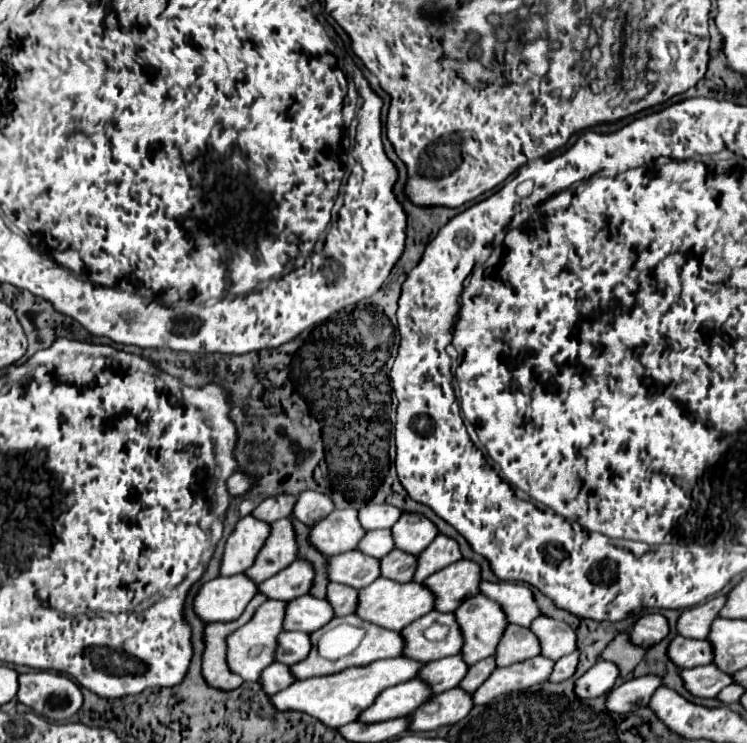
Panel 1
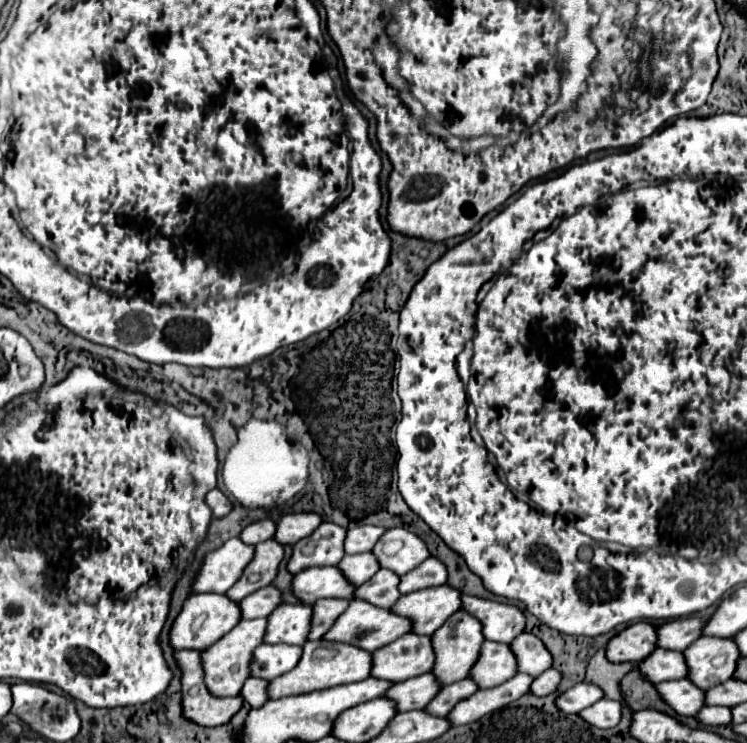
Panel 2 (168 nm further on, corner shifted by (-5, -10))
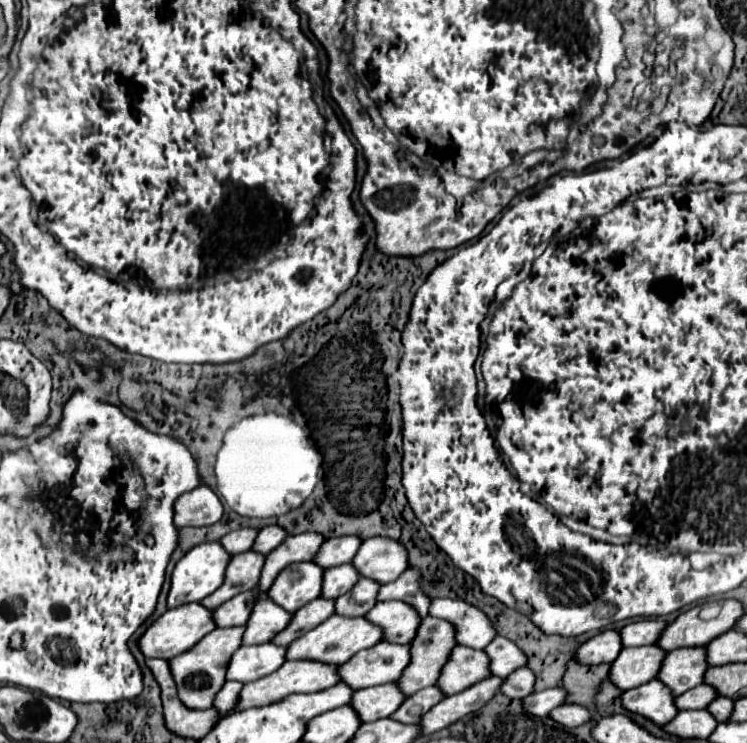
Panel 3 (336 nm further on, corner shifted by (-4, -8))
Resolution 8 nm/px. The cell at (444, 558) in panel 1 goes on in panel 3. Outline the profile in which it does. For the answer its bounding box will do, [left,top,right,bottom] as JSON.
[378,568,430,618]

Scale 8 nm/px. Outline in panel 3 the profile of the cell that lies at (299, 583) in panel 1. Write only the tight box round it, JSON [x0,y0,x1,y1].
[214,592,254,628]

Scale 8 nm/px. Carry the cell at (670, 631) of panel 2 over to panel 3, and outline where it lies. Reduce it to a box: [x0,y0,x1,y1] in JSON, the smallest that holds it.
[620,620,666,646]

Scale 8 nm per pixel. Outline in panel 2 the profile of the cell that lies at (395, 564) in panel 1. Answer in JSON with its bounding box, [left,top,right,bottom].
[357,570,401,608]

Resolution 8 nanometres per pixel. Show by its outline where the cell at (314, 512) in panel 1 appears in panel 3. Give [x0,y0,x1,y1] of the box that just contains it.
[252,526,286,556]

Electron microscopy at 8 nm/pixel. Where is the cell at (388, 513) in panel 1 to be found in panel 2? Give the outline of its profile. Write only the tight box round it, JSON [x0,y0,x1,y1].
[345,526,387,554]

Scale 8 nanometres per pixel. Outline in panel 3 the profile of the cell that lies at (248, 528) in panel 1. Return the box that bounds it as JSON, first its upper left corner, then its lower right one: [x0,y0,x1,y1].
[166,542,230,608]

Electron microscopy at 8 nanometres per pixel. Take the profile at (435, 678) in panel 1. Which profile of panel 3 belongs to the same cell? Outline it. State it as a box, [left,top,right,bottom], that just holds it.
[350,684,406,722]

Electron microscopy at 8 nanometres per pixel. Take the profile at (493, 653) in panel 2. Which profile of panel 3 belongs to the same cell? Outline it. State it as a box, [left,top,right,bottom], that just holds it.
[436,646,488,696]

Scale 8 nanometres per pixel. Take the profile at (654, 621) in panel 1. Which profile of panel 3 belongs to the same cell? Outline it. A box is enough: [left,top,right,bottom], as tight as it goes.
[576,630,622,664]

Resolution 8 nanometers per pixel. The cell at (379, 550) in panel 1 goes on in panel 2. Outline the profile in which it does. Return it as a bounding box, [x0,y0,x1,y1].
[339,552,379,586]

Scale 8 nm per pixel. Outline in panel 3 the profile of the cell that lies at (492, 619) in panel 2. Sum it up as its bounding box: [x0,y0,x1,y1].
[428,598,496,650]

